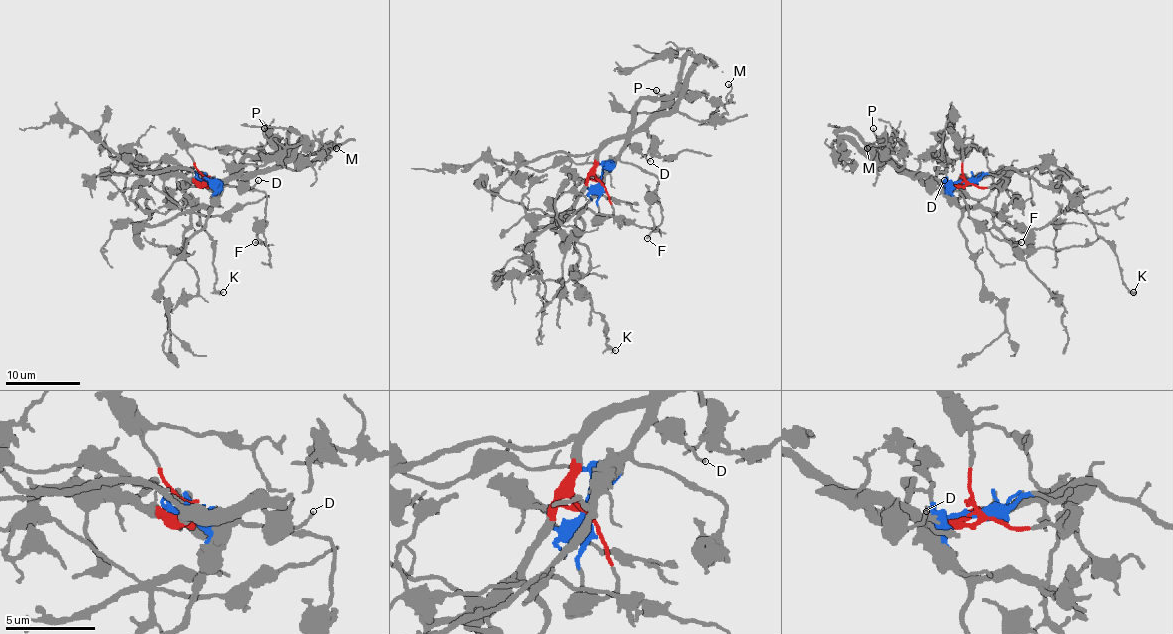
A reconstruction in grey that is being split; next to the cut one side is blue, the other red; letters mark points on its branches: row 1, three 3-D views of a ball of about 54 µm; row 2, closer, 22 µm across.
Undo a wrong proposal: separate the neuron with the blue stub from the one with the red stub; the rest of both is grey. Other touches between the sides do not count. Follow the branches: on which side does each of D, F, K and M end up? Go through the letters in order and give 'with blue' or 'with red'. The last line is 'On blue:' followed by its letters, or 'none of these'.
D: with blue
F: with blue
K: with red
M: with blue
On blue: D, F, M

